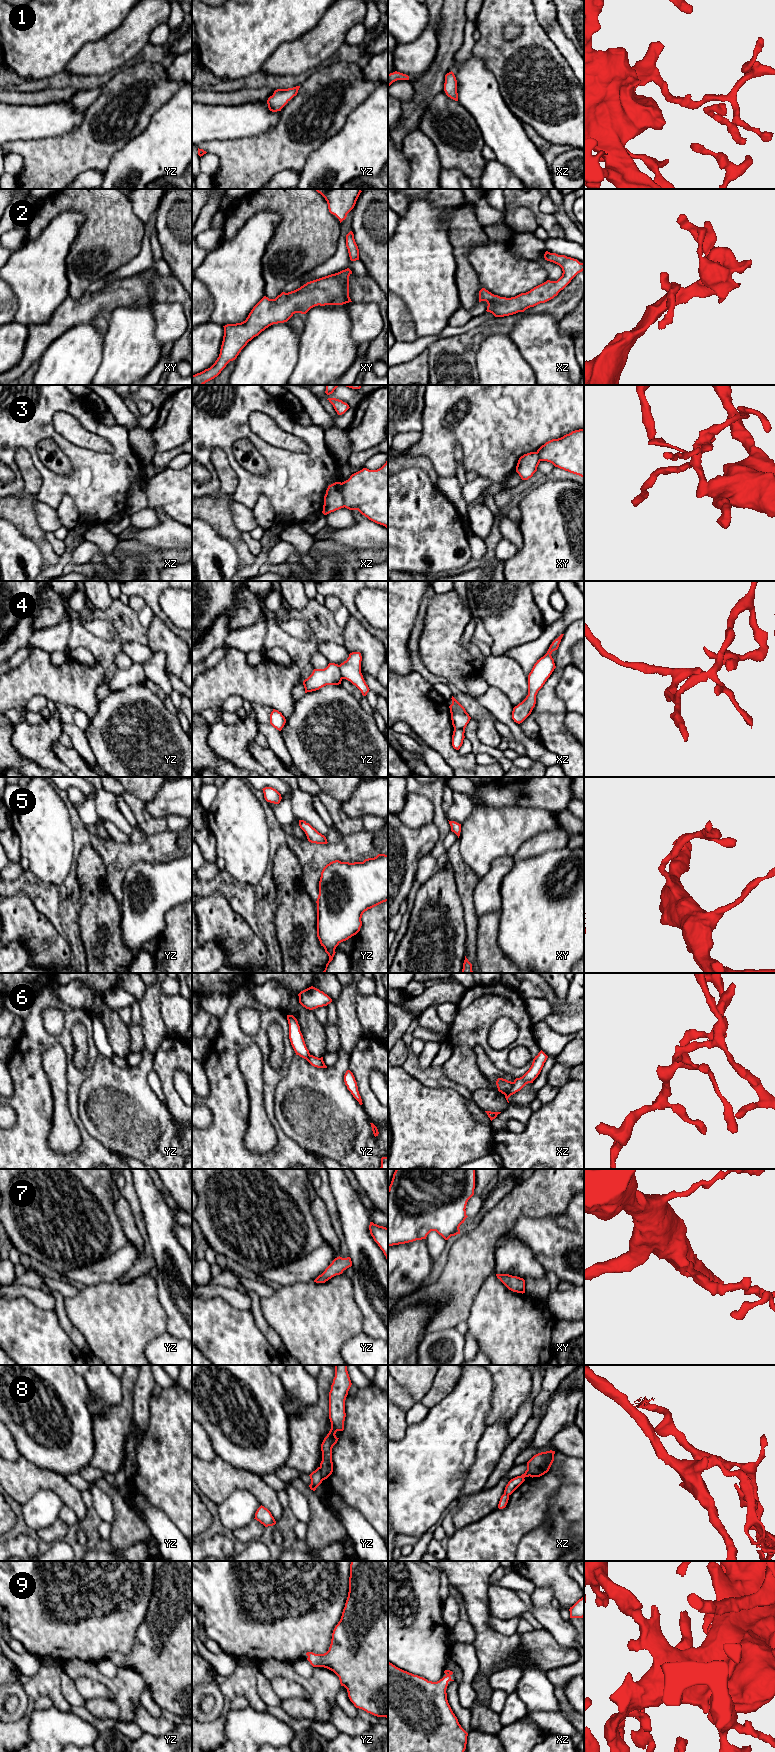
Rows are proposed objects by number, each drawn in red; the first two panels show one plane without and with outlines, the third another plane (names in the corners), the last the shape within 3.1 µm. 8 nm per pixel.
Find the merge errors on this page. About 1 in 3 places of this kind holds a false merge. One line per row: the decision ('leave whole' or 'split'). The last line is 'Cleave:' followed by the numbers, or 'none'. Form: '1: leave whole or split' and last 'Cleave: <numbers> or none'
1: leave whole
2: leave whole
3: split
4: split
5: leave whole
6: split
7: leave whole
8: split
9: leave whole
Cleave: 3, 4, 6, 8

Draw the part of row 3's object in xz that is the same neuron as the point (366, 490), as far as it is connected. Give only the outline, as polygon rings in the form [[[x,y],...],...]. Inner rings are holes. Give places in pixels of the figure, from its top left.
[[[388,458],[381,468],[377,470],[363,468],[342,482],[342,495],[345,508],[358,510],[369,520],[388,528]]]

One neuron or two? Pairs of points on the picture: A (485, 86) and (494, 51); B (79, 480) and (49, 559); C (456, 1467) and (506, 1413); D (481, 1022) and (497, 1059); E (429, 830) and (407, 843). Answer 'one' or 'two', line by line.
A: two
B: two
C: two
D: one
E: one

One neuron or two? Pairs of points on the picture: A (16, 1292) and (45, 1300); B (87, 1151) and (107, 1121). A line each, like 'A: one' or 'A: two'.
A: one
B: two

